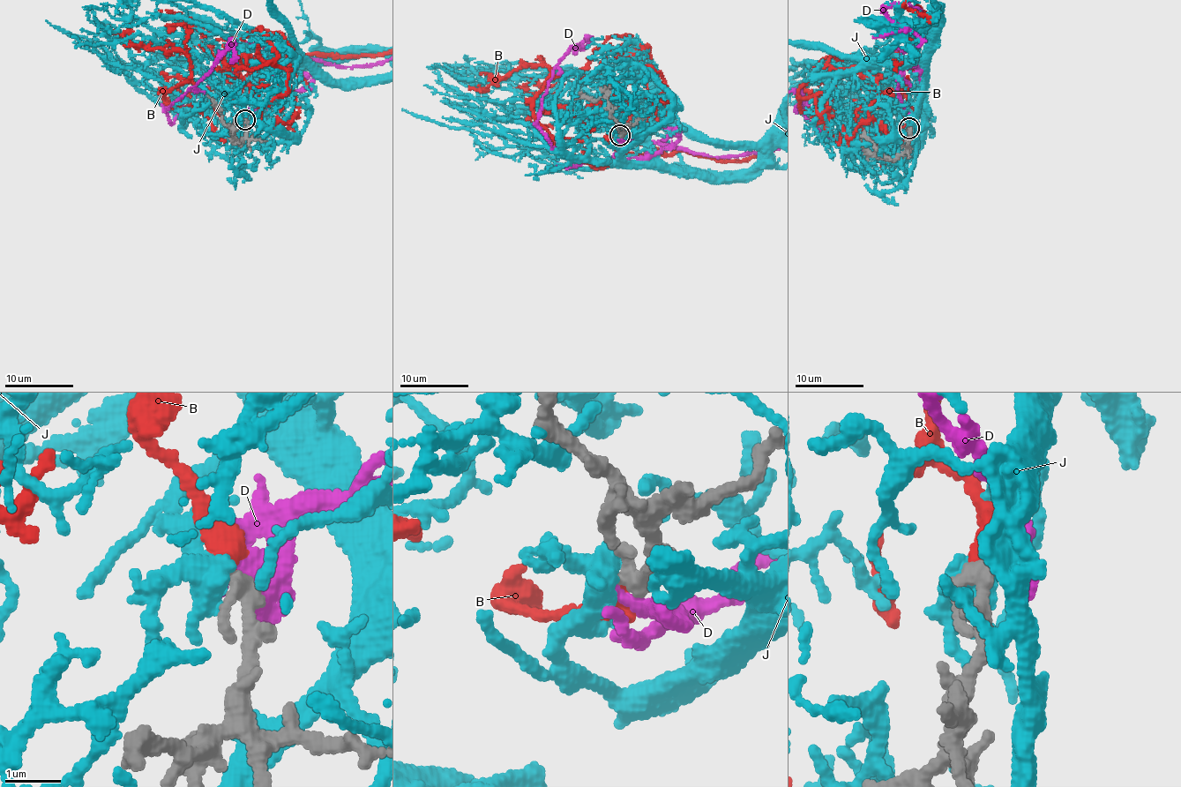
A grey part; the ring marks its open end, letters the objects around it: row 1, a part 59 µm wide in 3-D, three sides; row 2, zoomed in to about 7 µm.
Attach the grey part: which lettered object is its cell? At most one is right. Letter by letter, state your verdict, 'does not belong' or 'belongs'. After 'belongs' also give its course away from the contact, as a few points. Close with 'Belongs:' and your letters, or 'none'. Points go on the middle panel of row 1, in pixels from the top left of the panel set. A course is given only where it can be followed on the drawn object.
B: belongs
D: does not belong
J: does not belong
Belongs: B

